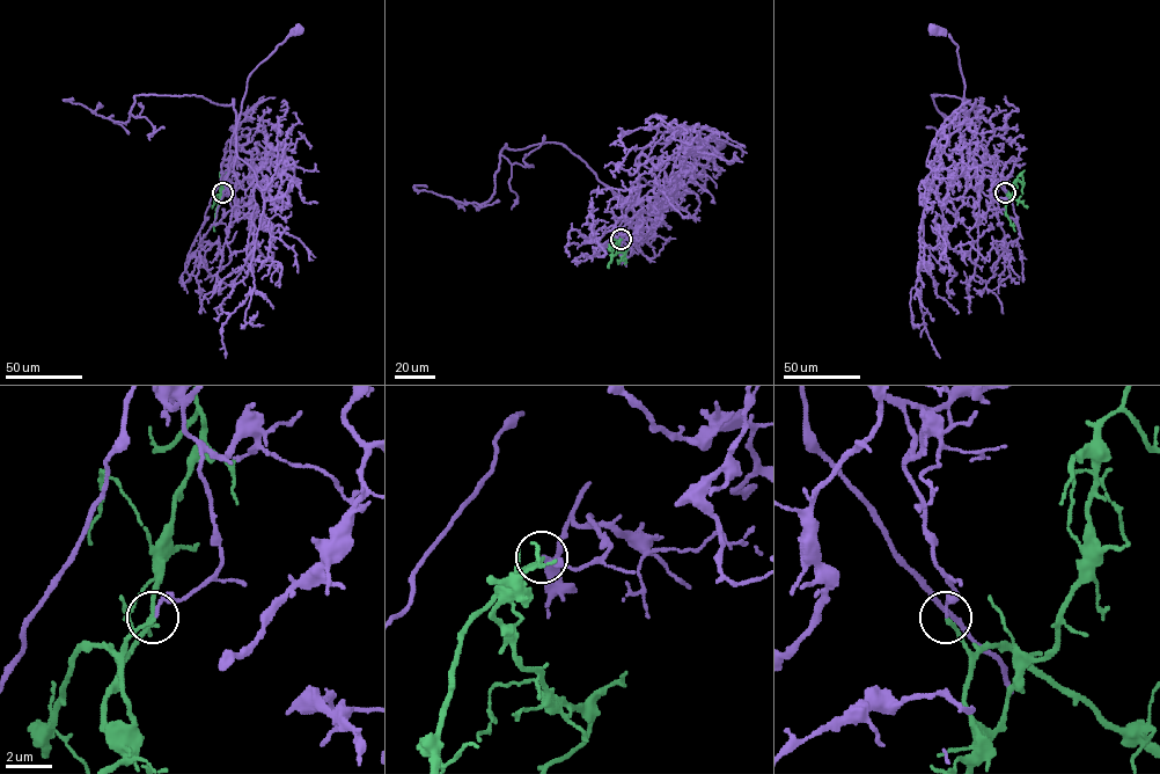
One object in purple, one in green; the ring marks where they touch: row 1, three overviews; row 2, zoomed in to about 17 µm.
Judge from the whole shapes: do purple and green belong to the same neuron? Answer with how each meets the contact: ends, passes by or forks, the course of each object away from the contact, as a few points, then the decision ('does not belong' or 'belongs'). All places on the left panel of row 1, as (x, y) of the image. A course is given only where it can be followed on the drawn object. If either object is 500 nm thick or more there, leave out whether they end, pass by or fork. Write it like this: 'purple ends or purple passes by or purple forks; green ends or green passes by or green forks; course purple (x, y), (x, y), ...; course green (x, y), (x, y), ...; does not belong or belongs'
purple ends; green ends; course purple (222, 192), (227, 189), (225, 180), (232, 161), (229, 168), (230, 139), (248, 77), (288, 34), (298, 29); course green (222, 192), (226, 180), (221, 183), (220, 172); belongs

